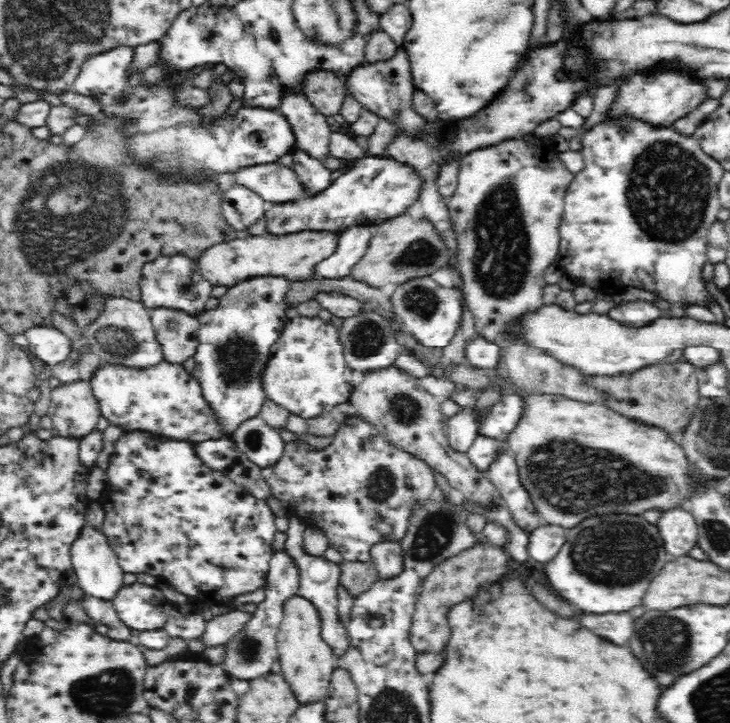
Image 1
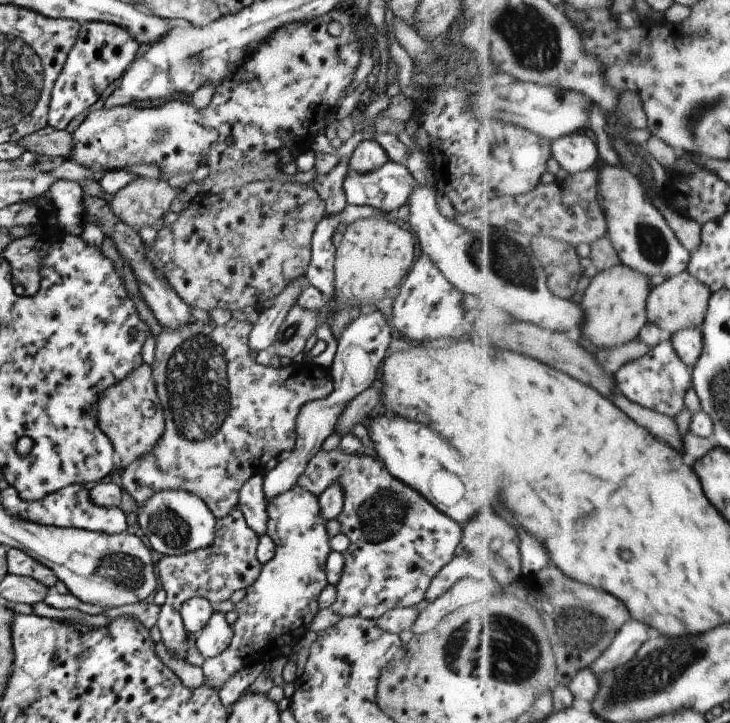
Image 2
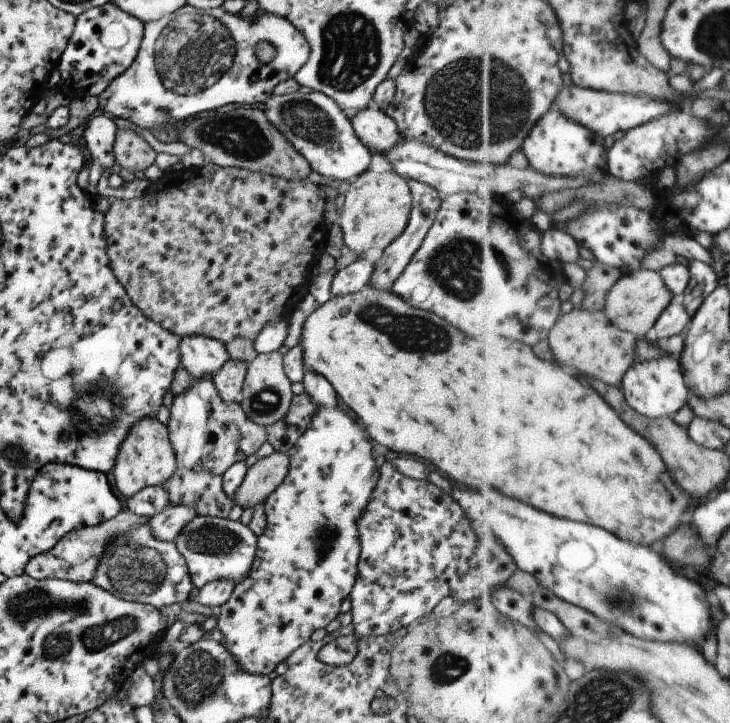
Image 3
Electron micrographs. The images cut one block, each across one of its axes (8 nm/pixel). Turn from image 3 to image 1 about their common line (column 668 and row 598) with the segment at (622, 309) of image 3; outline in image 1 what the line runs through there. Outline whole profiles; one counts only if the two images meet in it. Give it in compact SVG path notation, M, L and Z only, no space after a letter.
M292 596L283 603L283 617L277 636L279 662L286 681L292 685L300 703L324 699L336 658L322 638L322 617L318 607L305 596Z

